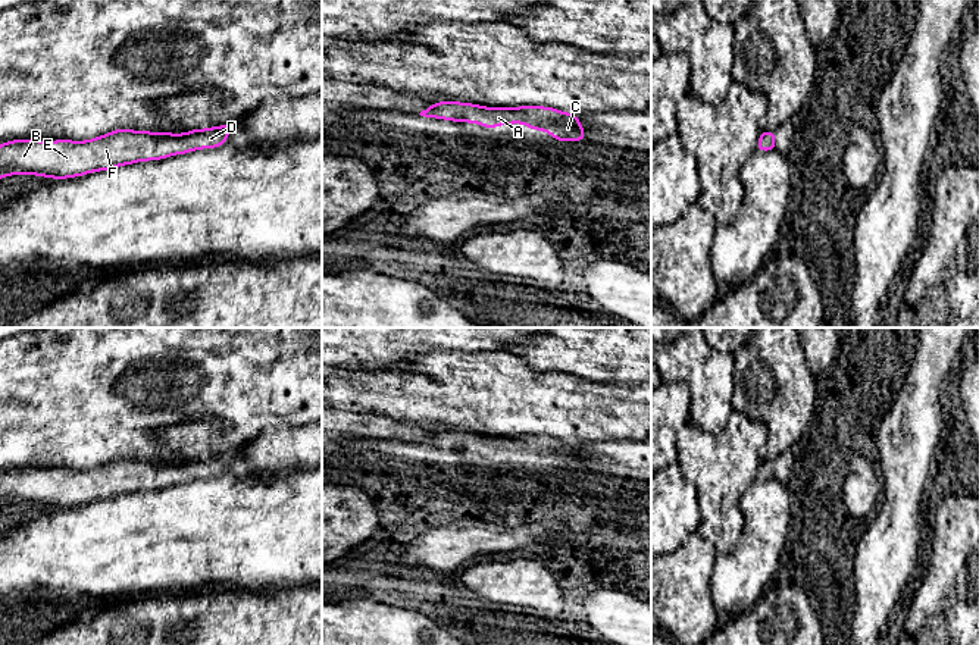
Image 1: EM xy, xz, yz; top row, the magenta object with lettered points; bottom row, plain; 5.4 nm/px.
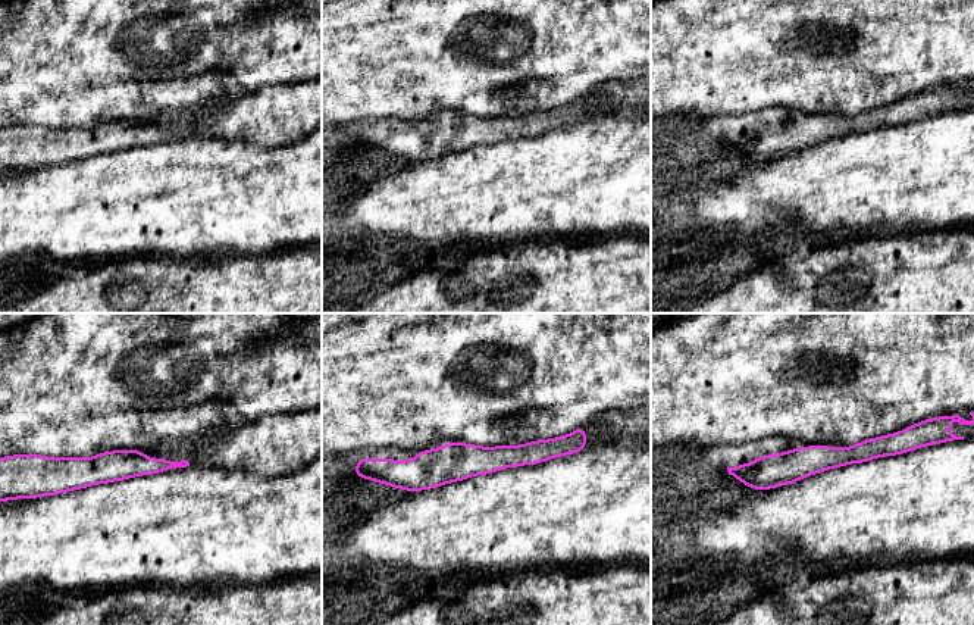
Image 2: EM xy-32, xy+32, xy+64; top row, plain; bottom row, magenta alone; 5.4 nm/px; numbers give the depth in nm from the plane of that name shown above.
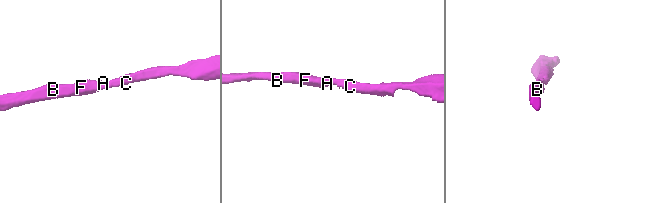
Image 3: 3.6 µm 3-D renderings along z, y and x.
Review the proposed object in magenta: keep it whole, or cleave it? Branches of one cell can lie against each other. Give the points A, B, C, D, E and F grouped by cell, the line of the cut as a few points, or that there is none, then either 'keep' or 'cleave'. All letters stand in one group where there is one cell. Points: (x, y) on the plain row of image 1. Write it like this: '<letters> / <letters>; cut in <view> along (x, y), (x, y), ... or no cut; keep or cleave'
A B C D E F; no cut; keep

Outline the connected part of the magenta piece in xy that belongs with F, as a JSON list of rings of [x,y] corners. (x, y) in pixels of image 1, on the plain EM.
[[[234,453],[182,463],[119,457],[87,470],[12,469],[0,473],[0,508],[9,504],[82,505],[137,491],[223,475]]]

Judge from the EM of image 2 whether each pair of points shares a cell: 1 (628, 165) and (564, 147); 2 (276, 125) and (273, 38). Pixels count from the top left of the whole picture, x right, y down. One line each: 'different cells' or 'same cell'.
1: same cell
2: different cells

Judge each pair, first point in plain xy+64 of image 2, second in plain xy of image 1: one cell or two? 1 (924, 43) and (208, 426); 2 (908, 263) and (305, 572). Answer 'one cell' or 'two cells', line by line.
1: two cells
2: two cells

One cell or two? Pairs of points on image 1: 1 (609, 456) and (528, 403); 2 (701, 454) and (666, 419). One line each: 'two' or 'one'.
1: two
2: two

